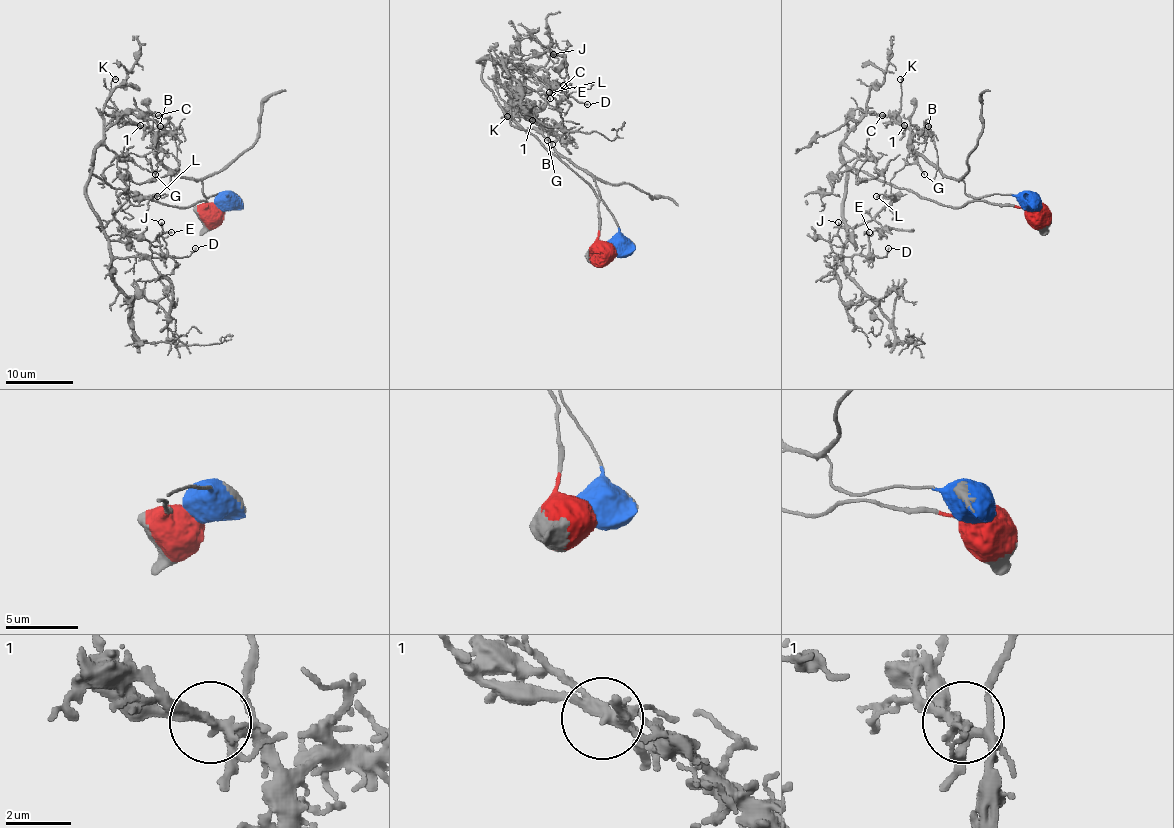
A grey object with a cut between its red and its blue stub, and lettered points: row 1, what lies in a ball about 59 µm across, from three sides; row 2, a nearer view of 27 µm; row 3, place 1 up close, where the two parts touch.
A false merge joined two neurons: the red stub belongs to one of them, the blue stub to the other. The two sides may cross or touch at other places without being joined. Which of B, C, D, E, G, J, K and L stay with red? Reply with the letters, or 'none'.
C, D, E, J, L

